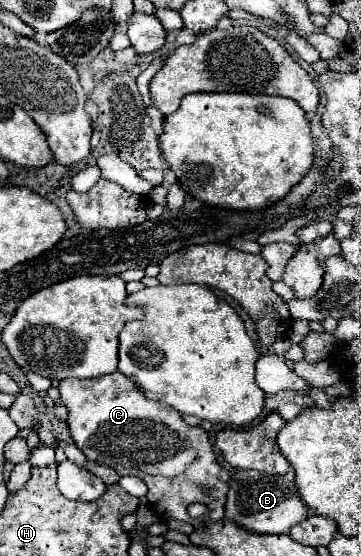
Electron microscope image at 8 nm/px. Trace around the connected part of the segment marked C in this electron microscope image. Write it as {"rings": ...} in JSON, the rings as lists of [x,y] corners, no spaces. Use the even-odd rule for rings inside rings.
{"rings":[[[121,371],[95,377],[95,379],[71,379],[69,377],[59,383],[59,391],[61,391],[63,405],[69,409],[67,425],[69,425],[75,445],[85,453],[89,461],[109,465],[119,475],[135,475],[143,479],[149,487],[149,493],[147,493],[149,505],[161,519],[179,519],[179,521],[191,523],[193,527],[203,527],[209,521],[219,521],[225,517],[229,473],[217,463],[209,437],[201,427],[187,425],[173,407],[147,399],[145,393],[137,389],[137,383],[129,381],[129,377],[125,377]],[[189,503],[203,503],[209,507],[209,513],[193,519],[187,513]]]}

